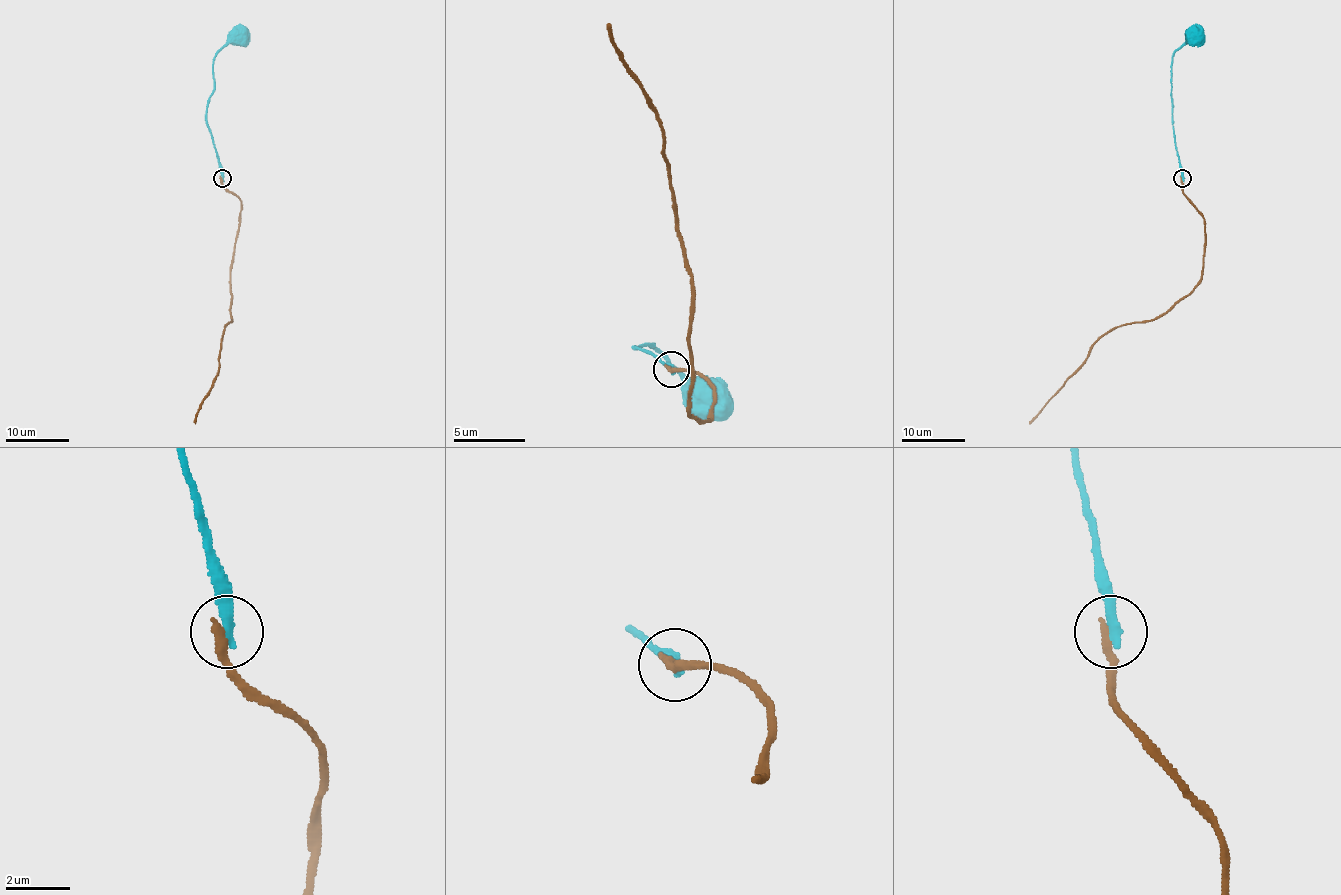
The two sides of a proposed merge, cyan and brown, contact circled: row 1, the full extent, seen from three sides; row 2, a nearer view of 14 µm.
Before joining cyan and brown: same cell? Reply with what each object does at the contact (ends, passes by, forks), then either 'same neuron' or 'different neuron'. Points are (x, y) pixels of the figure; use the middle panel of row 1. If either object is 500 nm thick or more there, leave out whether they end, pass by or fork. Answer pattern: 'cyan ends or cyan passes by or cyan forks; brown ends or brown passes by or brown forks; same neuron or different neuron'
cyan ends; brown ends; different neuron

